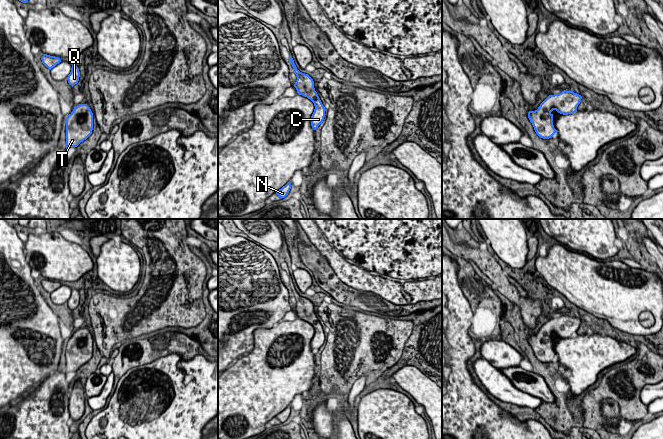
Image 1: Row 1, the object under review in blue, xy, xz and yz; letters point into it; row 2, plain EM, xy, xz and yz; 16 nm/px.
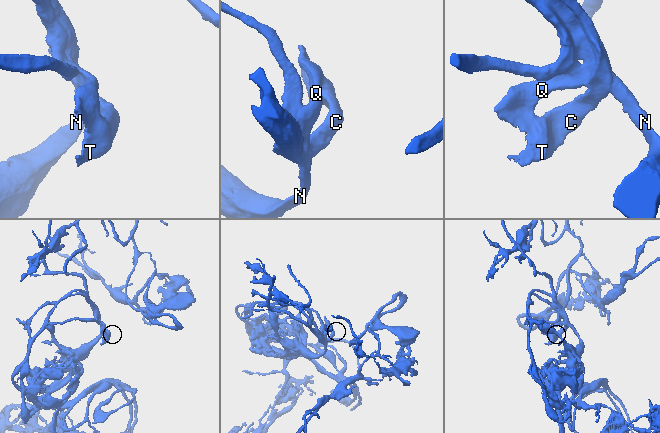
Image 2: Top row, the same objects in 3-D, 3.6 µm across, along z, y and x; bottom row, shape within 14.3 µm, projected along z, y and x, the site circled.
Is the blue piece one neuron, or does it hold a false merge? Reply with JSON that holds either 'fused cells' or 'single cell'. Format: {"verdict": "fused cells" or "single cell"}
{"verdict": "single cell"}

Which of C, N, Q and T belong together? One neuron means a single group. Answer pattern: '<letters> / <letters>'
C N Q T

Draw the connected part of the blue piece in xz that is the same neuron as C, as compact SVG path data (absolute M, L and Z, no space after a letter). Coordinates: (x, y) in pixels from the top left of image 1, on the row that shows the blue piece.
M292 56L289 57L289 61L291 62L294 73L297 77L297 80L294 84L297 93L307 97L314 103L315 109L310 121L312 128L315 130L324 120L326 115L325 107L323 106L317 92L315 91L313 79L308 74L302 73L297 69Z

